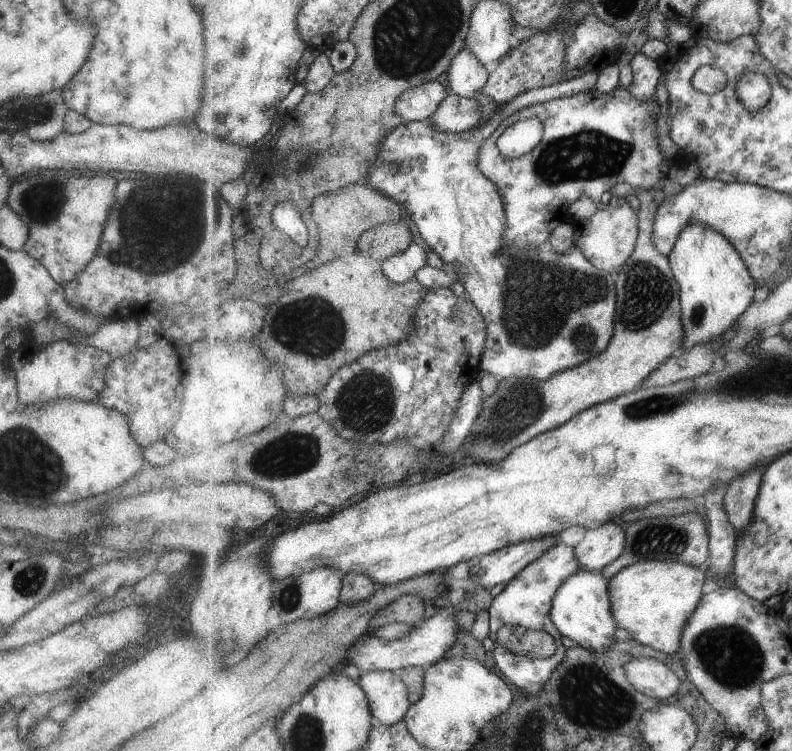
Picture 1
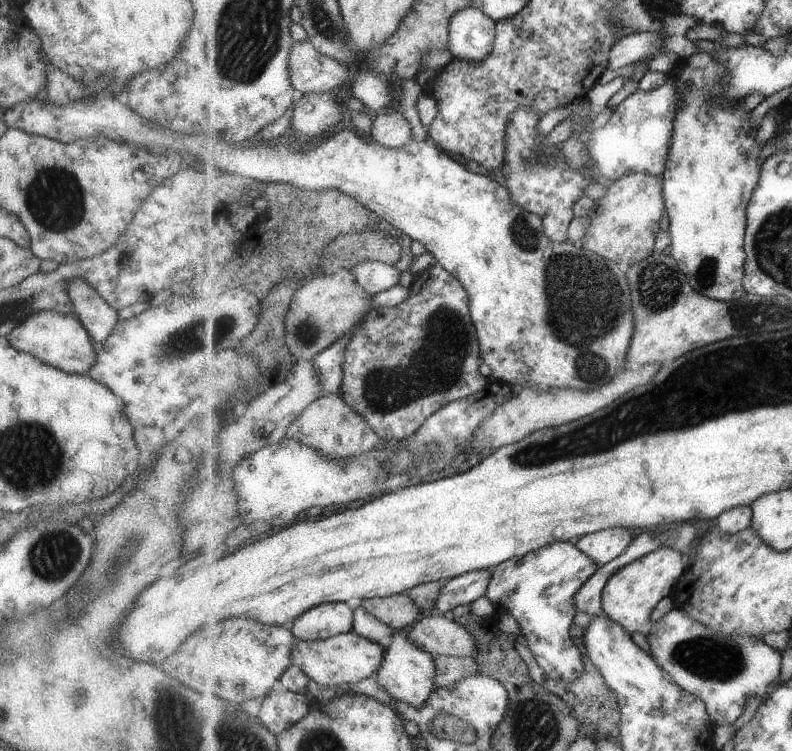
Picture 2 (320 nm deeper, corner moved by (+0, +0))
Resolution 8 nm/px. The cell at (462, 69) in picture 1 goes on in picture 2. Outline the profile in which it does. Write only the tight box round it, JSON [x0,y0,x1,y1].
[450,6,496,62]

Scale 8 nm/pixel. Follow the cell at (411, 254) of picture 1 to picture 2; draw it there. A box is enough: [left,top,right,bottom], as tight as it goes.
[353,261,406,295]

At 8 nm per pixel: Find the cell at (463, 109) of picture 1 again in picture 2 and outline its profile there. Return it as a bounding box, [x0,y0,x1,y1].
[371,110,412,148]

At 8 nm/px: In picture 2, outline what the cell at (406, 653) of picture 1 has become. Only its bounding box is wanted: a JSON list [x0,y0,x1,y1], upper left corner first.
[291,631,386,686]

